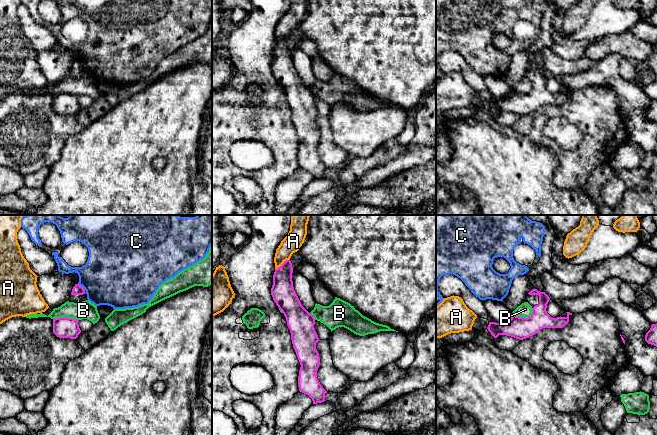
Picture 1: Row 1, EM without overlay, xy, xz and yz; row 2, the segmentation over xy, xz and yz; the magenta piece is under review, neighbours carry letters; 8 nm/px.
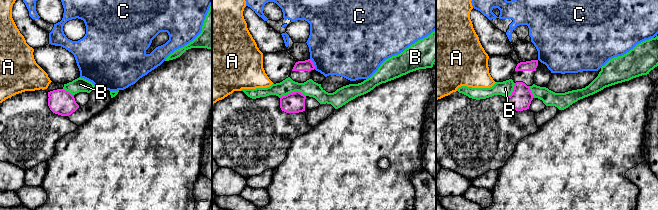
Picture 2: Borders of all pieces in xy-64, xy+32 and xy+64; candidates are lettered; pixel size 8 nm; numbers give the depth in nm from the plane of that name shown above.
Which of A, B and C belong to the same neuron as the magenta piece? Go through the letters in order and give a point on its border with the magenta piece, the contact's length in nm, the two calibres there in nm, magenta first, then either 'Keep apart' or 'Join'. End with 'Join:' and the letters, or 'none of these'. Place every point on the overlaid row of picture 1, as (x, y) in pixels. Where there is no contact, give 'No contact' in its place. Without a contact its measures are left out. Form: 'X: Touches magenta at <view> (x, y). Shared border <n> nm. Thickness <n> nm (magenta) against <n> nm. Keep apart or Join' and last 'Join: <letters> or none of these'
A: Touches magenta at xz (283, 263). Shared border 150 nm. Thickness 190 nm (magenta) against 150 nm. Keep apart
B: Touches magenta at xy (66, 317). Shared border 200 nm. Thickness 170 nm (magenta) against 140 nm. Keep apart
C: Touches magenta at xy (82, 287). Shared border 90 nm. Thickness 80 nm (magenta) against 460 nm. Keep apart
Join: none of these

